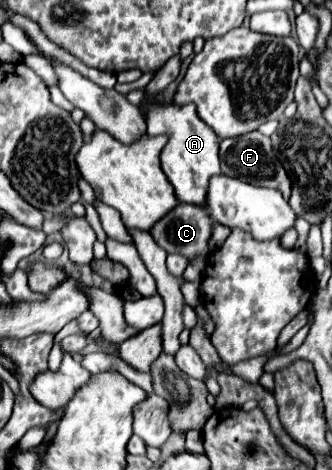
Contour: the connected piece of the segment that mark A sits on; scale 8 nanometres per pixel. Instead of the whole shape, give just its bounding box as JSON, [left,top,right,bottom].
[126,88,220,206]

